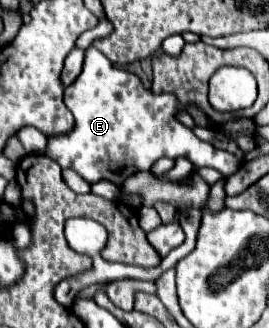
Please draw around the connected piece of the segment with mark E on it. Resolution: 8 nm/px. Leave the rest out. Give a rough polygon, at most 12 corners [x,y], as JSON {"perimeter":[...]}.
{"perimeter":[[85,49],[73,131],[45,153],[121,185],[161,157],[233,175],[233,153],[175,119],[175,95]]}

